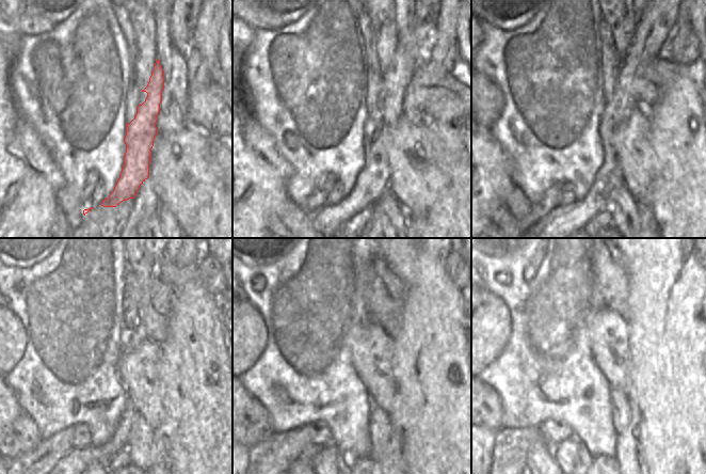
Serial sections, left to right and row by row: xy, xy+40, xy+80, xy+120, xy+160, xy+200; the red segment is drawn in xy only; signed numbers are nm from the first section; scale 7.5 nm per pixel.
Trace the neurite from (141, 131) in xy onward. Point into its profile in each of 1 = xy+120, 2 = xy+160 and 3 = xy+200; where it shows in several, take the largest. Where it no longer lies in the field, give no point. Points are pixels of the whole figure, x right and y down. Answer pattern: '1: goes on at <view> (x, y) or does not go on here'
1: goes on at xy+120 (91, 454)
2: goes on at xy+160 (397, 287)
3: goes on at xy+200 (621, 259)

